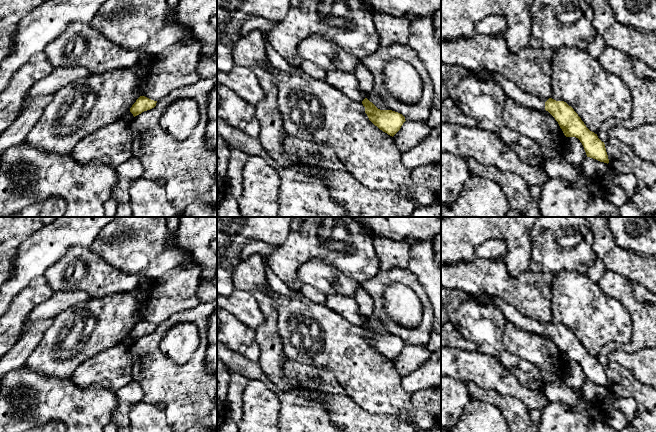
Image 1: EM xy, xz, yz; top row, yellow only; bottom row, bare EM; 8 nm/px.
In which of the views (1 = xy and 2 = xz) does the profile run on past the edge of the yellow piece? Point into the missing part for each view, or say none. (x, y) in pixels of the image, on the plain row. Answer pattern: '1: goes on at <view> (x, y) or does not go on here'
1: does not go on here
2: does not go on here

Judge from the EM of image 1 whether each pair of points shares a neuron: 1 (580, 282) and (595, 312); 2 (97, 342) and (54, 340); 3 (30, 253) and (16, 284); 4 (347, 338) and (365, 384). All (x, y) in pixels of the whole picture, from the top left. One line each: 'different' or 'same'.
1: same
2: same
3: same
4: same

